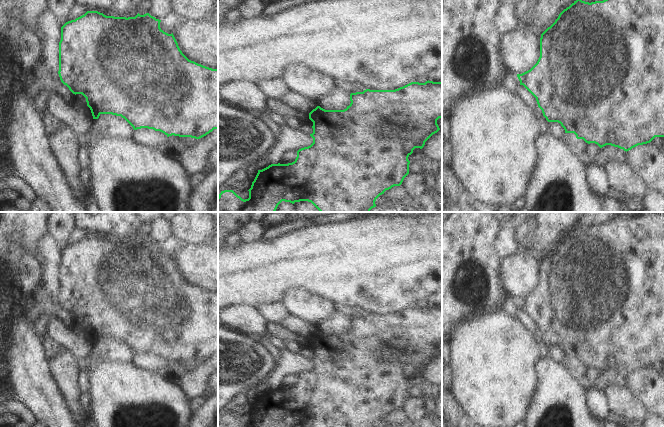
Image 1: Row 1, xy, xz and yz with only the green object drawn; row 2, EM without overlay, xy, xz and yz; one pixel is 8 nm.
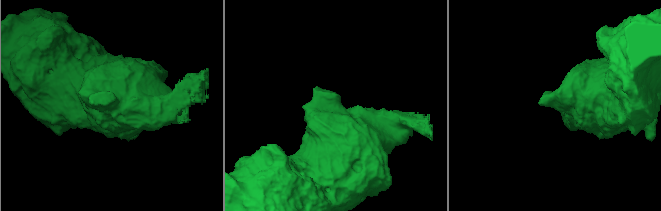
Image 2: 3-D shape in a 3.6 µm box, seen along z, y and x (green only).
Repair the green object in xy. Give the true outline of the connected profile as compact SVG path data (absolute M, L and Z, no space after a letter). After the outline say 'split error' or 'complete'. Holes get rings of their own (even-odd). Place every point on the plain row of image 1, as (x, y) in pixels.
M87 235L84 239L66 246L61 251L61 264L59 266L59 301L73 318L82 318L86 322L93 343L98 343L101 338L112 338L124 342L134 354L141 352L153 353L164 357L167 361L191 361L200 363L214 353L218 353L218 293L212 293L189 284L180 274L178 267L172 258L164 256L160 252L161 244L149 237L135 241L106 240L98 235Z; complete

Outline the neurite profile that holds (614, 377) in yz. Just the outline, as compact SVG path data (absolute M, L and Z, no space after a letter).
M606 369L601 372L602 376L605 376L608 380L608 385L626 386L626 375L618 371Z

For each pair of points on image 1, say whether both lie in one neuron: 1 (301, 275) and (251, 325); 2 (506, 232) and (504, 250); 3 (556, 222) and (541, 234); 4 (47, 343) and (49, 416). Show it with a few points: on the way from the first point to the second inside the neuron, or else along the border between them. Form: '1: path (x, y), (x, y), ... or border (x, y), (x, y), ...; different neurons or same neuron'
1: border (231, 304), (247, 304), (254, 307); different neurons
2: path (506, 236), (506, 246); same neuron
3: path (552, 224), (545, 231); same neuron
4: border (40, 338), (42, 353), (47, 359); different neurons

